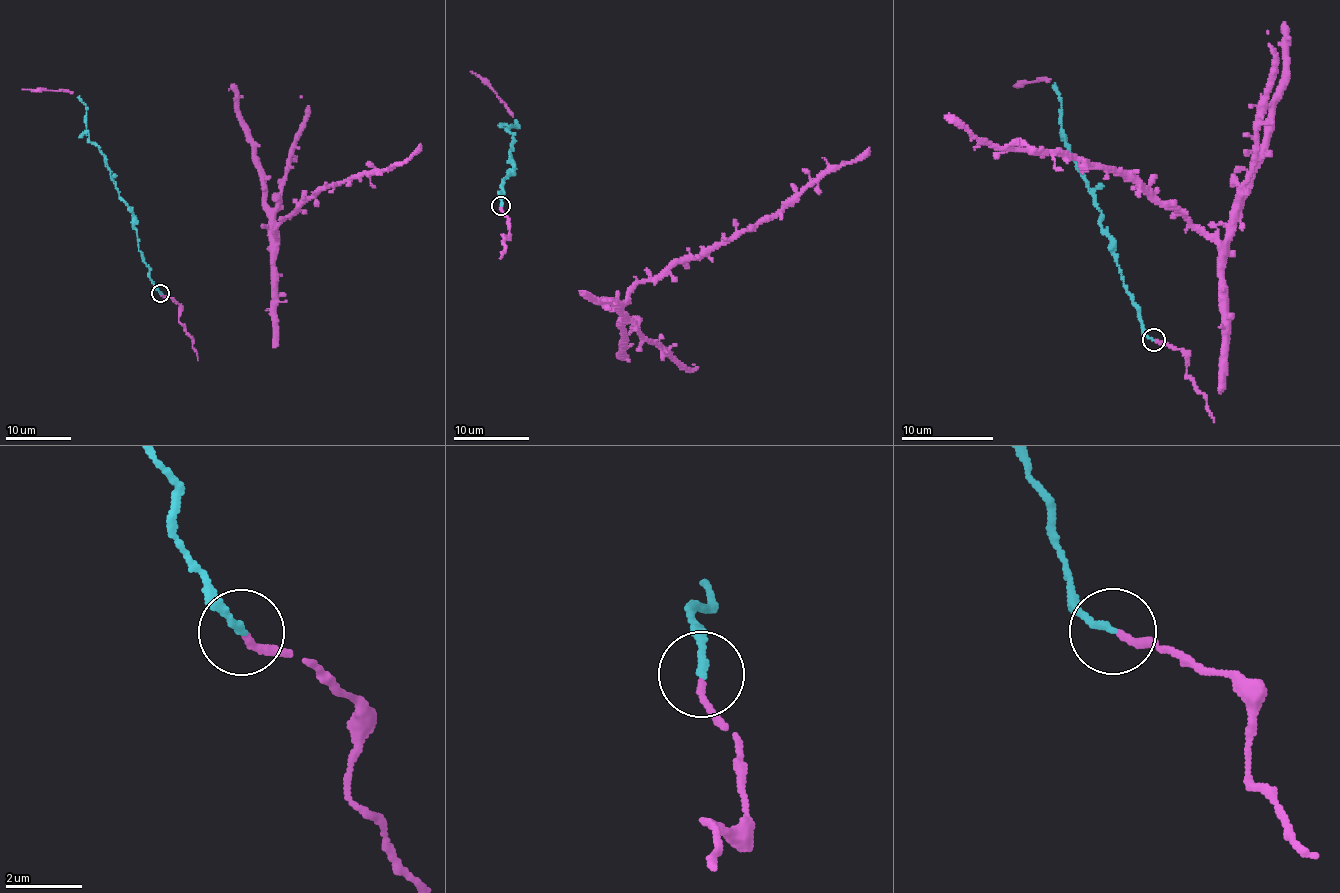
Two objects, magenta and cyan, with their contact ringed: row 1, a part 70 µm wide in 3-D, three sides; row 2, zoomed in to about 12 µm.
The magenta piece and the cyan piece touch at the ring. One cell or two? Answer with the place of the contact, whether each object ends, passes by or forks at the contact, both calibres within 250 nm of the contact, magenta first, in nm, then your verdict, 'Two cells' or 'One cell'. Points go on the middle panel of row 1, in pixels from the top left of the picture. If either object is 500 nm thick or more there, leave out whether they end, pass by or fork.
Place: (501, 205). At the ring magenta ends. At the ring cyan ends. Thickness 160 nm (magenta) against 180 nm. One cell

